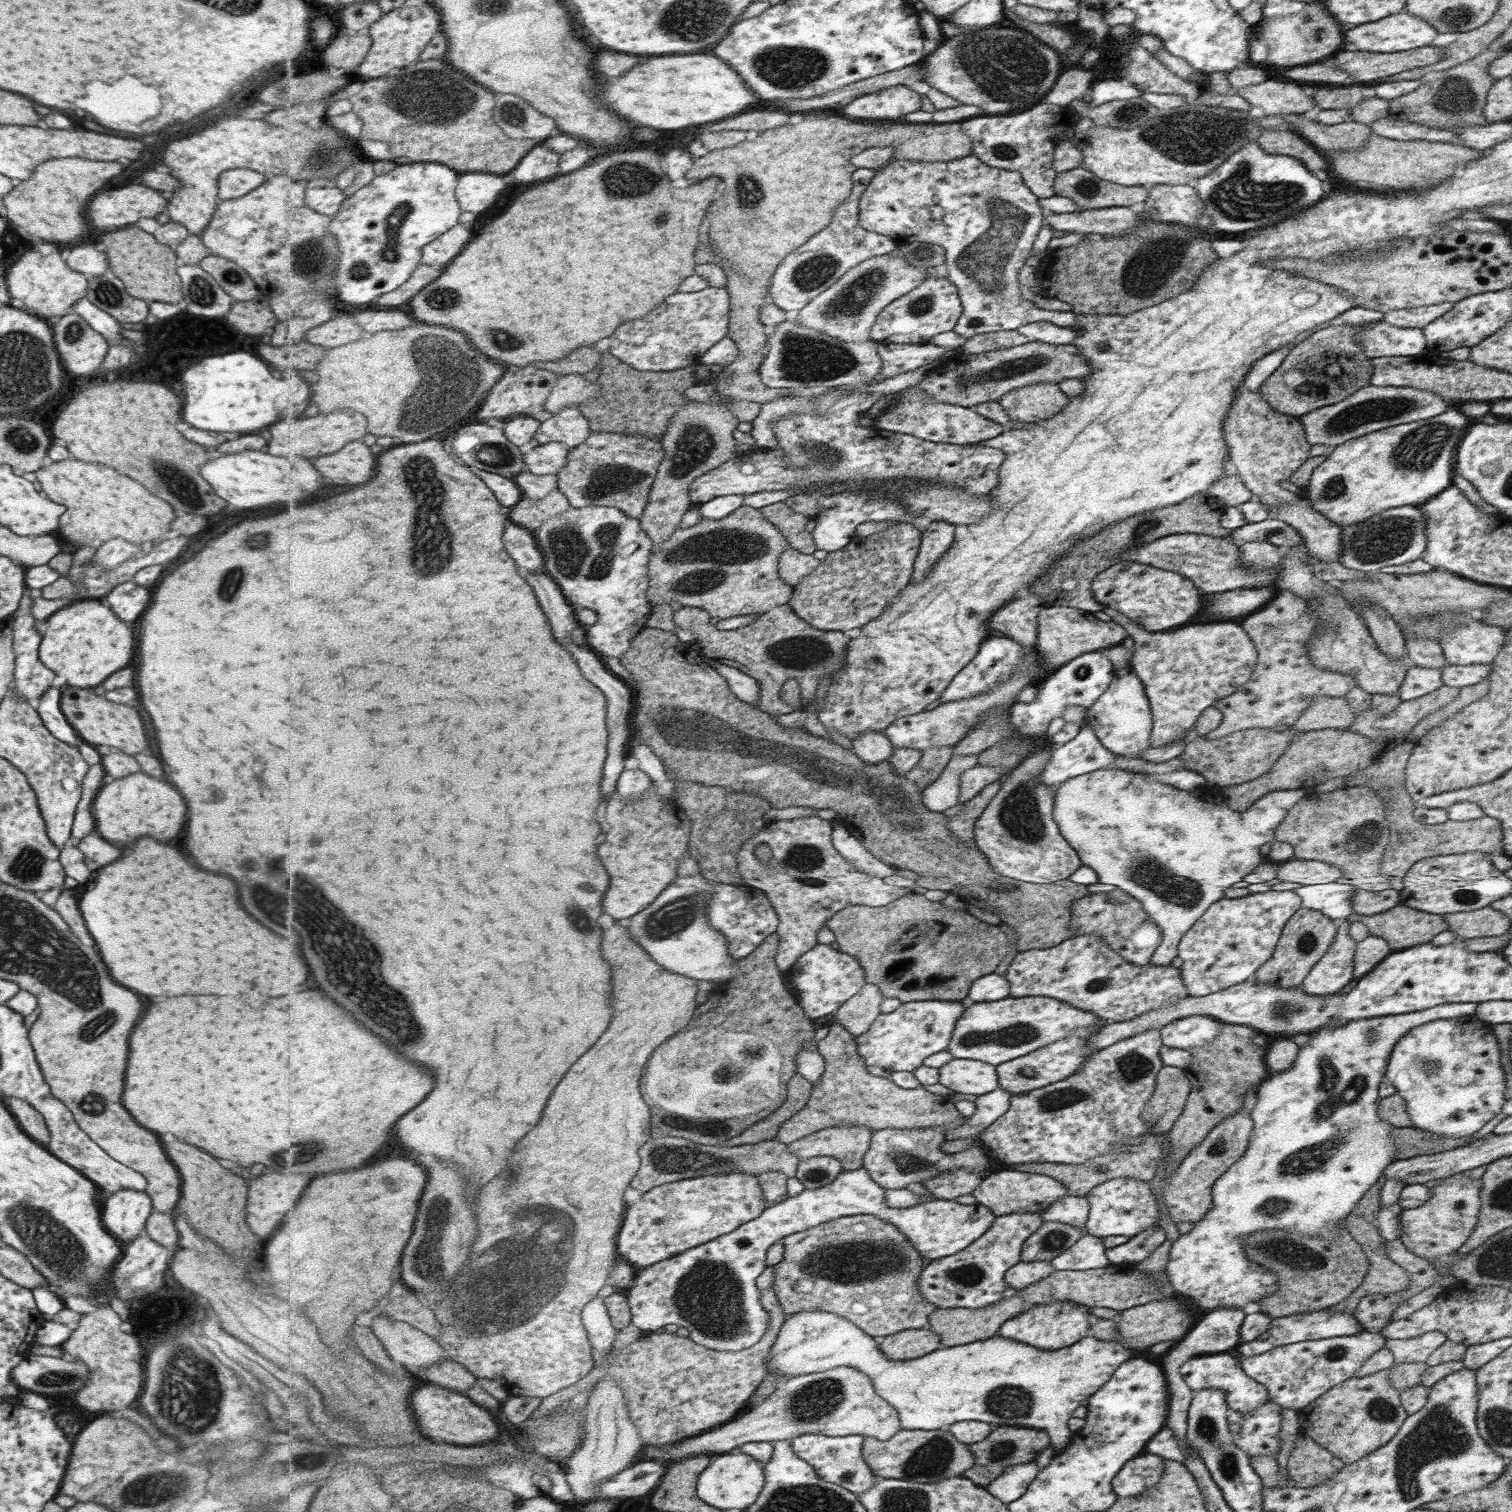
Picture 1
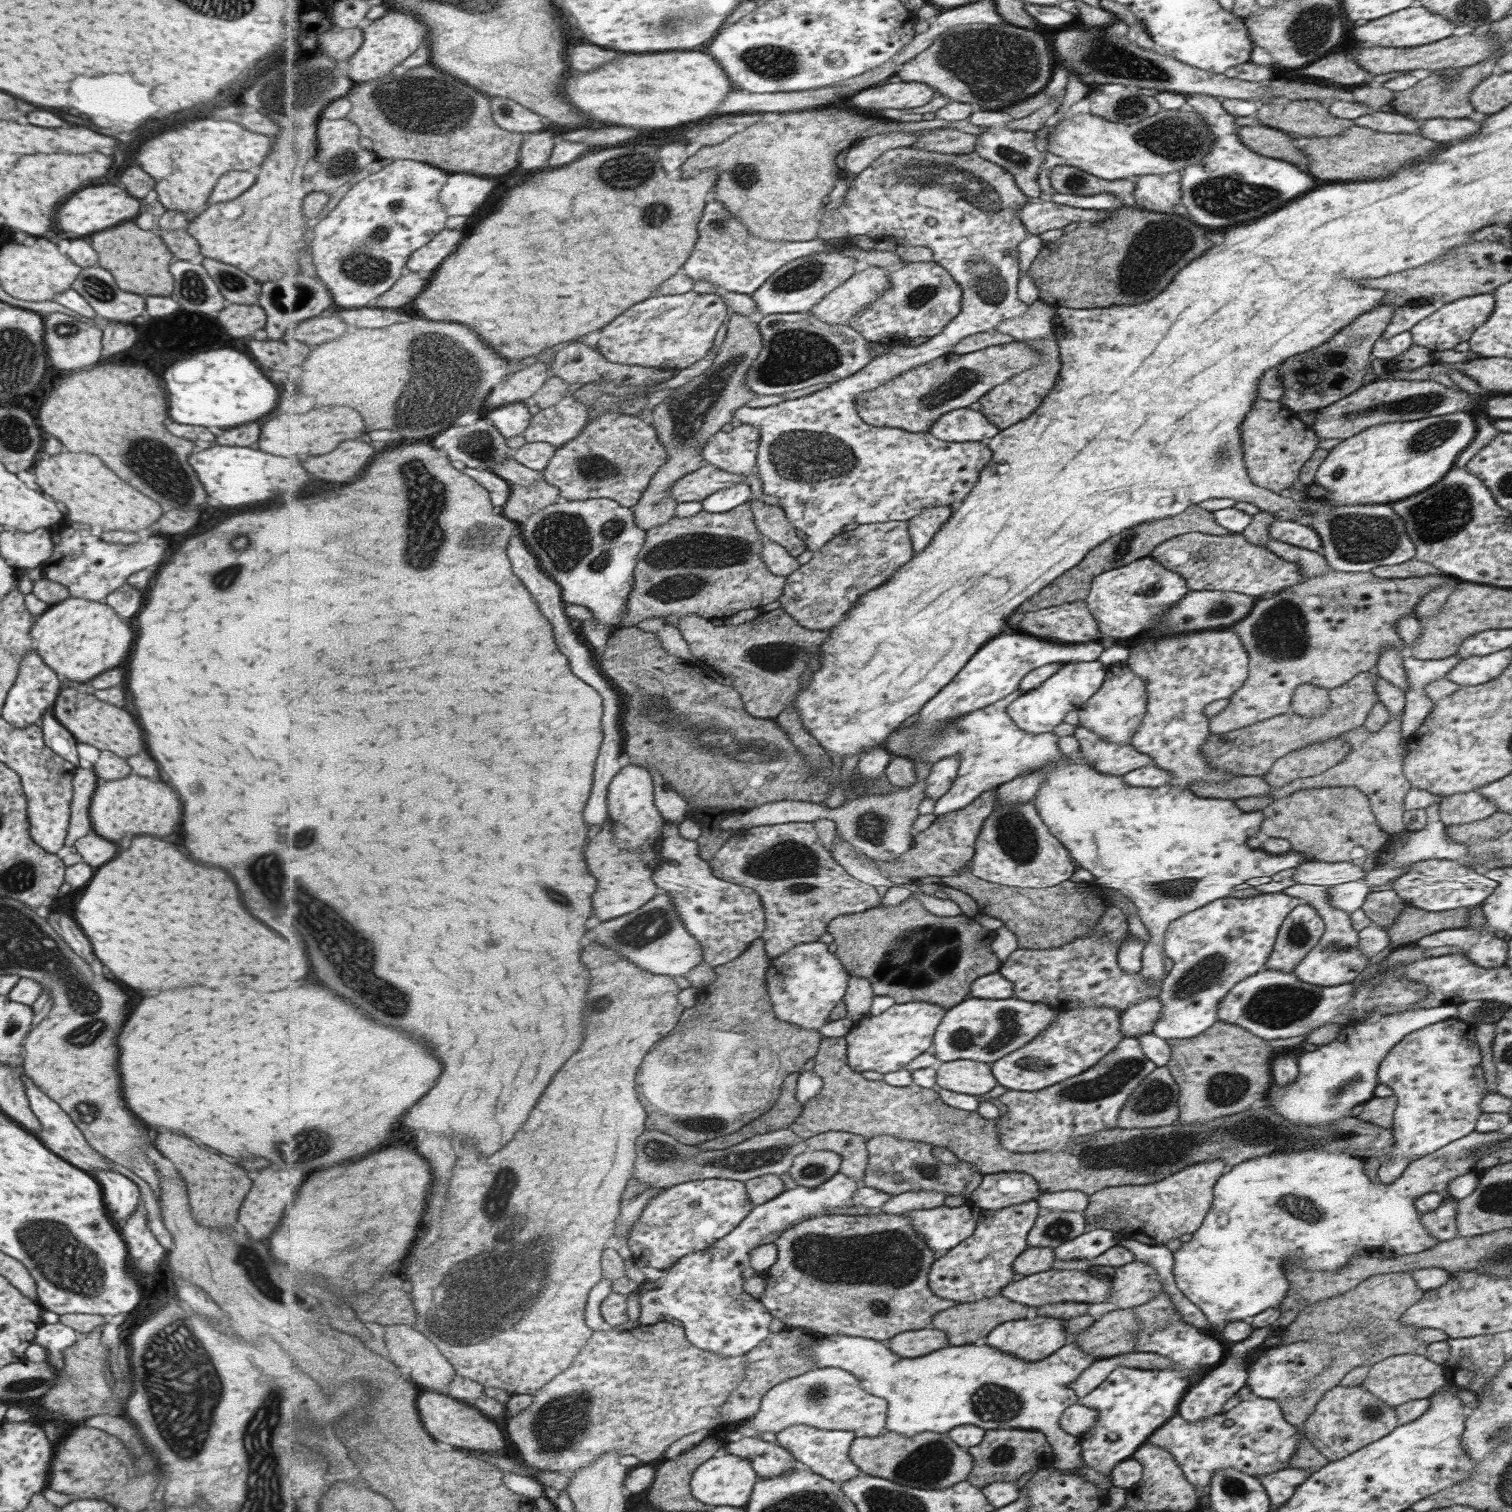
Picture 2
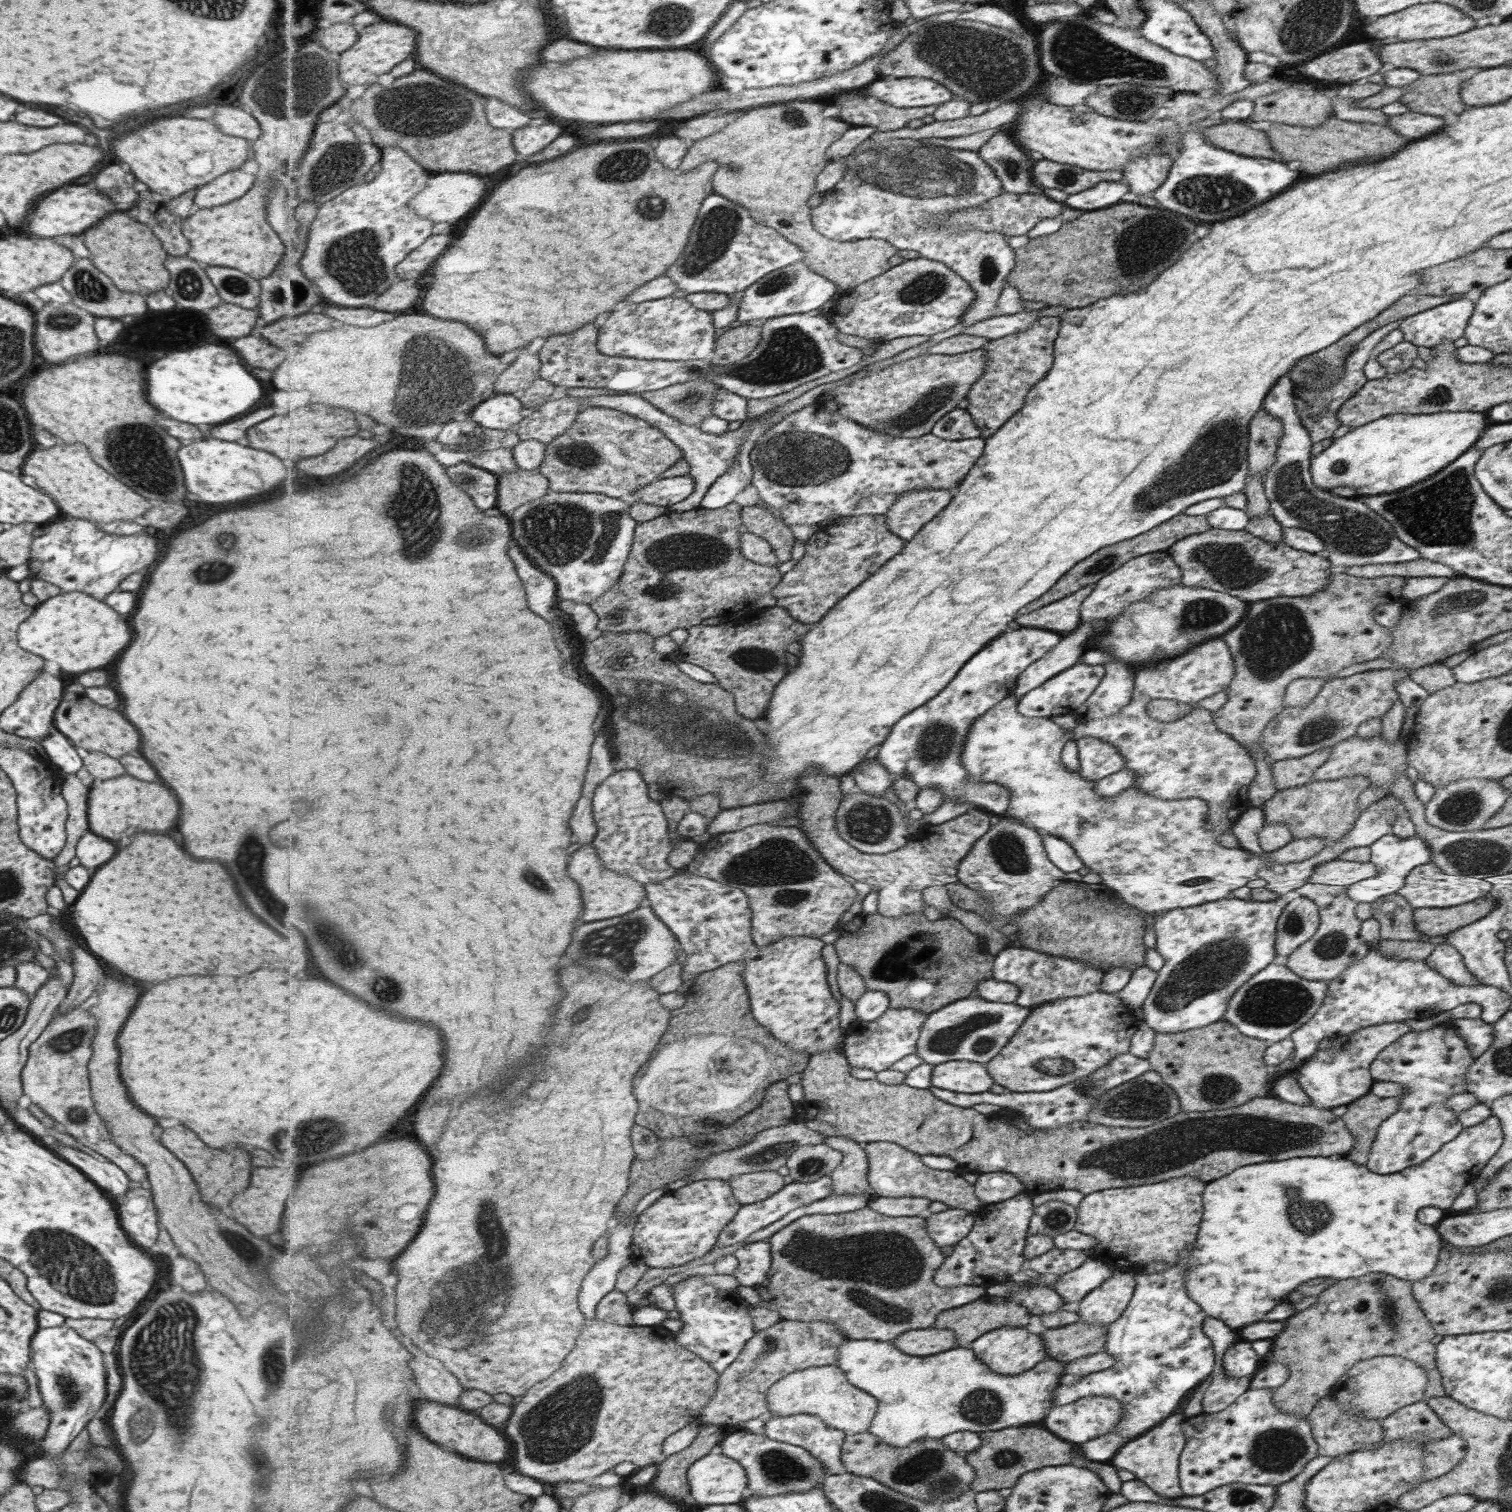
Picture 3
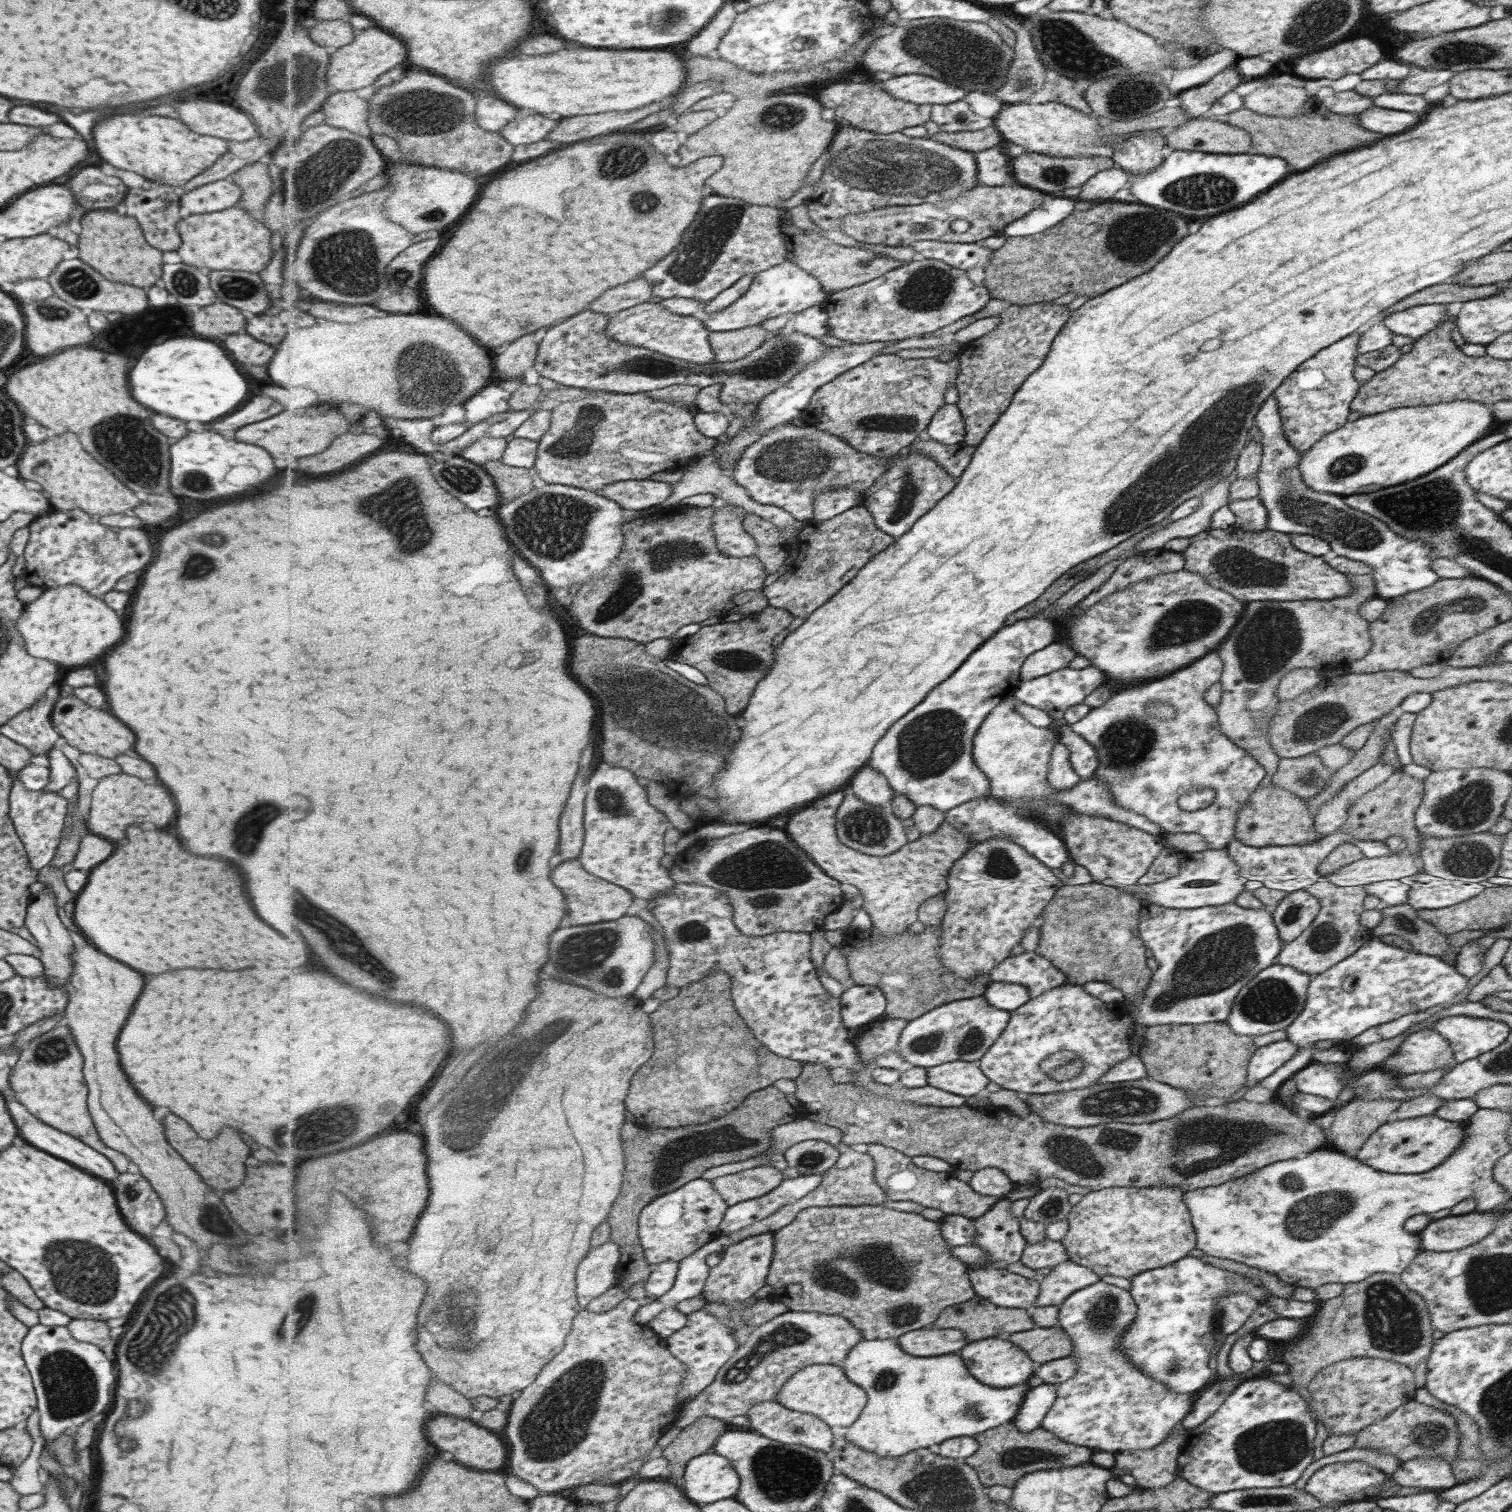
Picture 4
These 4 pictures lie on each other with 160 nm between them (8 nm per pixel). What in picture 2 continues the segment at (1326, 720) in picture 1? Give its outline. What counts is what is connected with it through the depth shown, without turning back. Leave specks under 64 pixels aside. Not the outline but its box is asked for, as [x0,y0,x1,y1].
[1290,684,1329,718]

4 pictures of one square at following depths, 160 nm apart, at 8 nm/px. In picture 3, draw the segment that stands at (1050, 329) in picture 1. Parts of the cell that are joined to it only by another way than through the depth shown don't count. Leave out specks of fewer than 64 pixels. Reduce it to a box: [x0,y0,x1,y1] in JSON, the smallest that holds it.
[963,309,1040,341]

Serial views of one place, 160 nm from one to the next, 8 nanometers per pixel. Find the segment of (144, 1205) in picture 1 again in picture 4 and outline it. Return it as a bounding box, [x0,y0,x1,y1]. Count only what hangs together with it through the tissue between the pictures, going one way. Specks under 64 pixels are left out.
[17,1122,118,1181]

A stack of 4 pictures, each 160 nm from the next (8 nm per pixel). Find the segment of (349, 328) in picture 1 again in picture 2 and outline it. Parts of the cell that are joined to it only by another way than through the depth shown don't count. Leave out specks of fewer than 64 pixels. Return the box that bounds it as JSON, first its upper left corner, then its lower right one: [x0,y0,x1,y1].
[282,314,347,346]

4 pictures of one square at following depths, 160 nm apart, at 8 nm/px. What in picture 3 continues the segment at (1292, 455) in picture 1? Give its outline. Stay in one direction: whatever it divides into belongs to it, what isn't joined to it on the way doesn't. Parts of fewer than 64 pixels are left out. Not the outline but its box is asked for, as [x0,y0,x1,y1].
[1247,408,1282,478]

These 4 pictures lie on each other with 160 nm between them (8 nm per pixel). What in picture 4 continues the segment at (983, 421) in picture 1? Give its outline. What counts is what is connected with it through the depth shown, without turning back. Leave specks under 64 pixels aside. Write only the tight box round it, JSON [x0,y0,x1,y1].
[927,404,964,444]

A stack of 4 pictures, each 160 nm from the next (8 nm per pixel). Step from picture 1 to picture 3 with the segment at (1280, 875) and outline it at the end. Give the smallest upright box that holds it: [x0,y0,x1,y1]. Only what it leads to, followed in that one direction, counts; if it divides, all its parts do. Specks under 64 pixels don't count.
[1309,859,1375,886]

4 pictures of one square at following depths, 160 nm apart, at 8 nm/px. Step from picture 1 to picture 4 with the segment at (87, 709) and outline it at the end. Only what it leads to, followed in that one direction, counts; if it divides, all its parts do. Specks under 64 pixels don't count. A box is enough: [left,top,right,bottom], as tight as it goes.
[50,696,135,758]

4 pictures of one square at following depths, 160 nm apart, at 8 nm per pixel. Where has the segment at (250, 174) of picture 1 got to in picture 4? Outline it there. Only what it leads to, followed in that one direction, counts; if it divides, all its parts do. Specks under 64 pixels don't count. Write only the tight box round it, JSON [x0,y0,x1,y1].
[178,179,242,214]

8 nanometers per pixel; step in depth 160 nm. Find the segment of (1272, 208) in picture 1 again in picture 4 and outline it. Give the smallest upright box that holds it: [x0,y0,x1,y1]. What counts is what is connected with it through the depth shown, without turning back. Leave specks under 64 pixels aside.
[1128,151,1287,216]

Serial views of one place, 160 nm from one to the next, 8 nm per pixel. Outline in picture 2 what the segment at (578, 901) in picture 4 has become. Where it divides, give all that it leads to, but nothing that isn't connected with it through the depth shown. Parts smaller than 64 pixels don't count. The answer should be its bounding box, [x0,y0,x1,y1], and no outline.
[587,834,667,922]

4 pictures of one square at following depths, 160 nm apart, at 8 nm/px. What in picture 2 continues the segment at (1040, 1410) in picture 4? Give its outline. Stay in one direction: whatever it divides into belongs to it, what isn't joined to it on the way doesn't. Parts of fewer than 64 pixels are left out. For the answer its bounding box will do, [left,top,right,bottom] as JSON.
[1061,1290,1225,1496]

